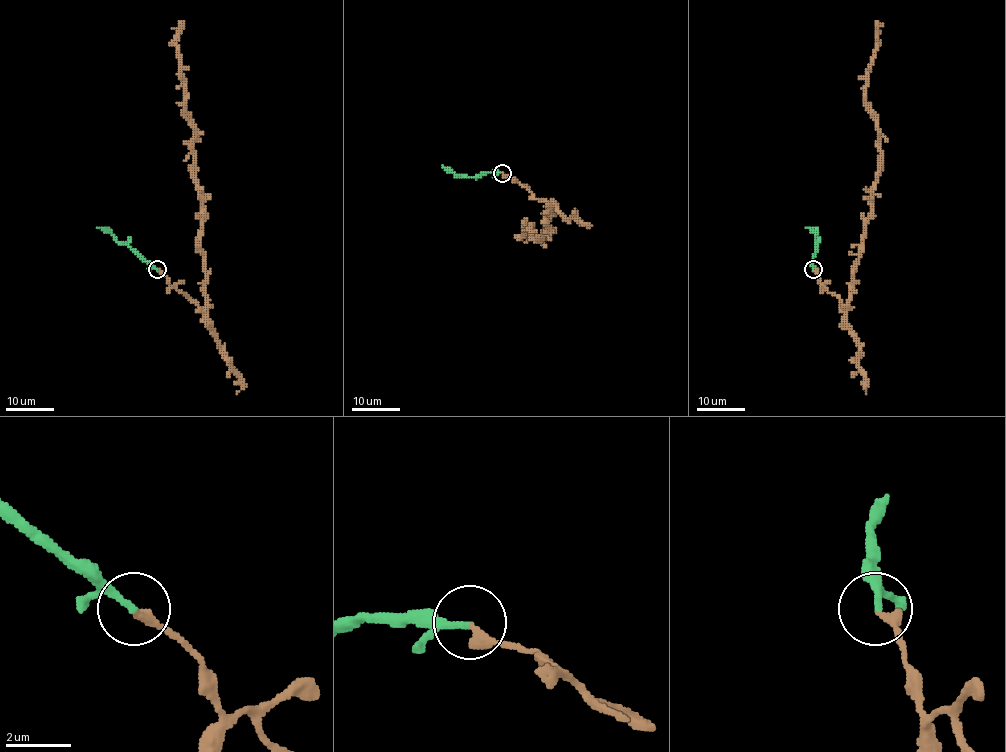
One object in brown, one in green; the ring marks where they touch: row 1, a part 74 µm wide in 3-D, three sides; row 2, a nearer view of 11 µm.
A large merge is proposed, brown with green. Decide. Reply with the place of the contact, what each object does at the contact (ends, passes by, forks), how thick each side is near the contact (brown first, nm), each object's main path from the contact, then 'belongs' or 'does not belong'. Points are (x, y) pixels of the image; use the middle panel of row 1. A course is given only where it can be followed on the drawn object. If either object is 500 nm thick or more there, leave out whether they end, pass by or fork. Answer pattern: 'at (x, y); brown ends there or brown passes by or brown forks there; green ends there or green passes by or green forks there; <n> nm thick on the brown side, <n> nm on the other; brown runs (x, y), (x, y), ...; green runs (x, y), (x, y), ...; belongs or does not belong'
at (502, 173); brown ends there; green ends there; 320 nm thick on the brown side, 240 nm on the other; brown runs (502, 173), (551, 207), (545, 220), (548, 229), (538, 239), (531, 225), (522, 233), (524, 243); green runs (502, 173), (456, 175), (442, 166); belongs

